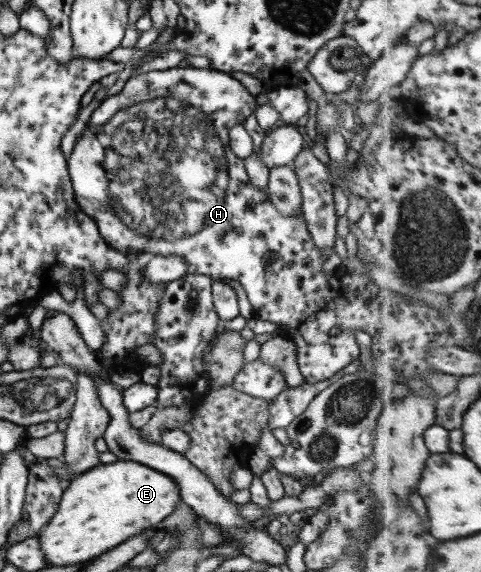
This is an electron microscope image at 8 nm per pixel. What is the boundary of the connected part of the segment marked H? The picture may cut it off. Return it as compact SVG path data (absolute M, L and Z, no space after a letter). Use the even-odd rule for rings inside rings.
M190 65L185 67L174 66L166 70L152 70L134 77L129 77L121 90L103 99L98 107L92 111L90 118L84 126L82 133L77 136L74 148L66 157L66 169L70 170L77 199L82 207L82 212L97 226L99 235L110 248L116 252L150 252L159 256L171 256L174 254L185 265L185 274L203 275L212 280L224 280L230 278L237 280L244 289L251 306L251 316L254 319L272 322L279 327L278 335L284 336L294 344L296 354L296 366L303 376L305 383L315 383L334 376L344 366L350 364L356 358L368 358L369 362L377 367L394 367L405 381L410 378L418 378L420 374L437 372L428 363L428 354L434 348L454 346L452 343L452 324L446 320L441 311L430 308L426 304L412 298L410 293L392 283L380 280L373 272L368 272L357 265L345 264L338 271L325 274L323 263L325 258L320 255L318 247L312 243L310 233L306 228L306 221L302 212L296 215L282 216L275 210L267 196L266 190L259 190L248 179L244 169L243 160L228 150L226 144L227 135L234 126L242 125L243 120L253 114L258 107L254 95L248 93L244 86L229 73L218 72L210 68L201 69ZM338 324L341 332L332 336L330 328Z

